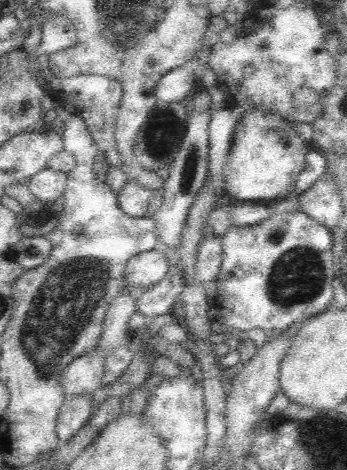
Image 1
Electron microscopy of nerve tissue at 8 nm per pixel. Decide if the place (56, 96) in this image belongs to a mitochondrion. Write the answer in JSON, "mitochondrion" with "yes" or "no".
{"mitochondrion":"no"}

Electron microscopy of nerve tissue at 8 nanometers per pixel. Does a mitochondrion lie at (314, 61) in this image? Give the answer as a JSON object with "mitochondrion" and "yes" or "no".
{"mitochondrion":"no"}

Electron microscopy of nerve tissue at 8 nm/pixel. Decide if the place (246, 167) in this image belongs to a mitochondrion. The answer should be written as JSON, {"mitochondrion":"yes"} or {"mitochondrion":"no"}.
{"mitochondrion":"no"}

